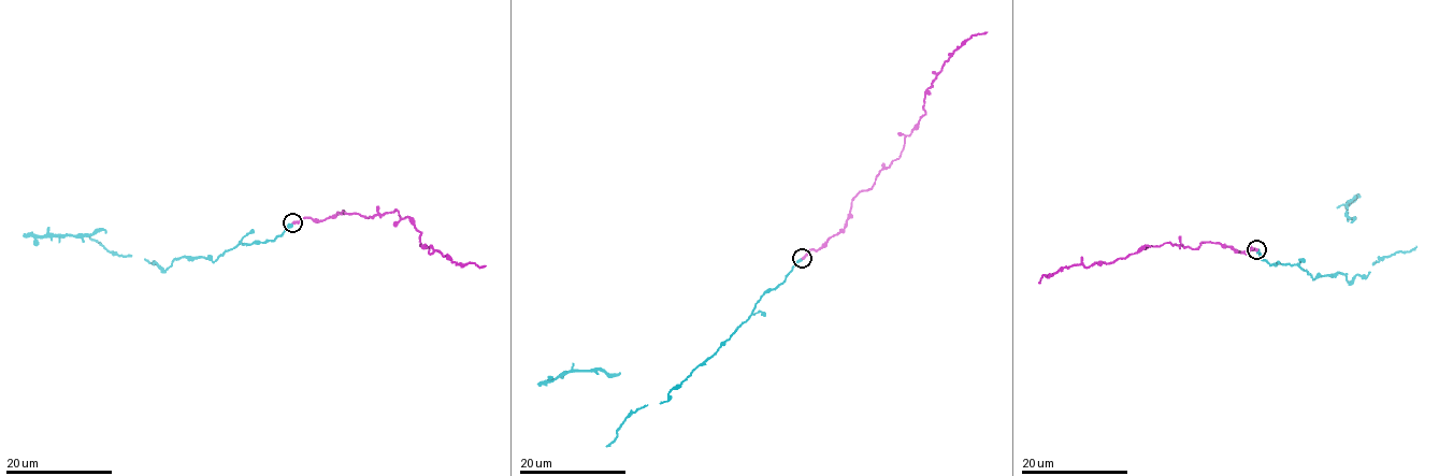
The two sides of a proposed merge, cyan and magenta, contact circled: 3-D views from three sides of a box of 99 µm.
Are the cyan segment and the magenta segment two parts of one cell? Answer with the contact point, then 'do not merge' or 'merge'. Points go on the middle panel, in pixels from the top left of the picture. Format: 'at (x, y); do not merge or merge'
at (802, 258); do not merge

